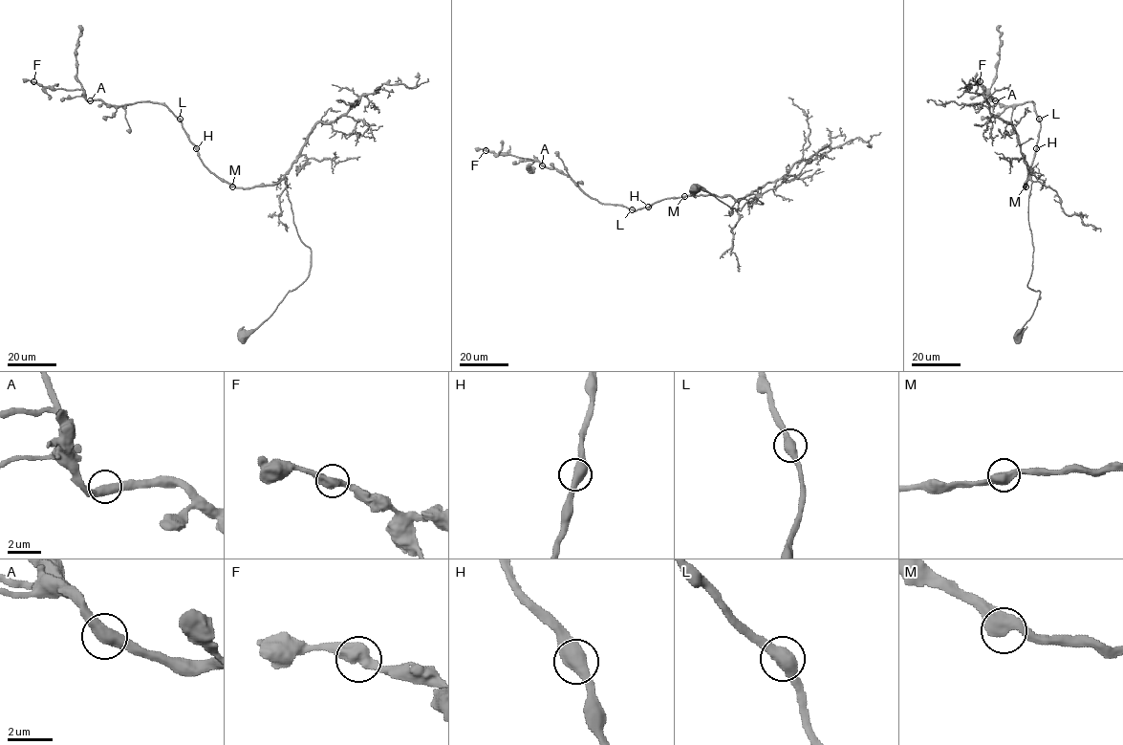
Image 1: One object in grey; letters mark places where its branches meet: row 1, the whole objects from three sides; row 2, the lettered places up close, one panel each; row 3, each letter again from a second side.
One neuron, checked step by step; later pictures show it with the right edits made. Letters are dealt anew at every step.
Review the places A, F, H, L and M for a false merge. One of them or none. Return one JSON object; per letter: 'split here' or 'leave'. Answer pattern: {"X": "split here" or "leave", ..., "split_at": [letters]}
{"A": "leave", "F": "leave", "H": "leave", "L": "leave", "M": "leave", "split_at": []}

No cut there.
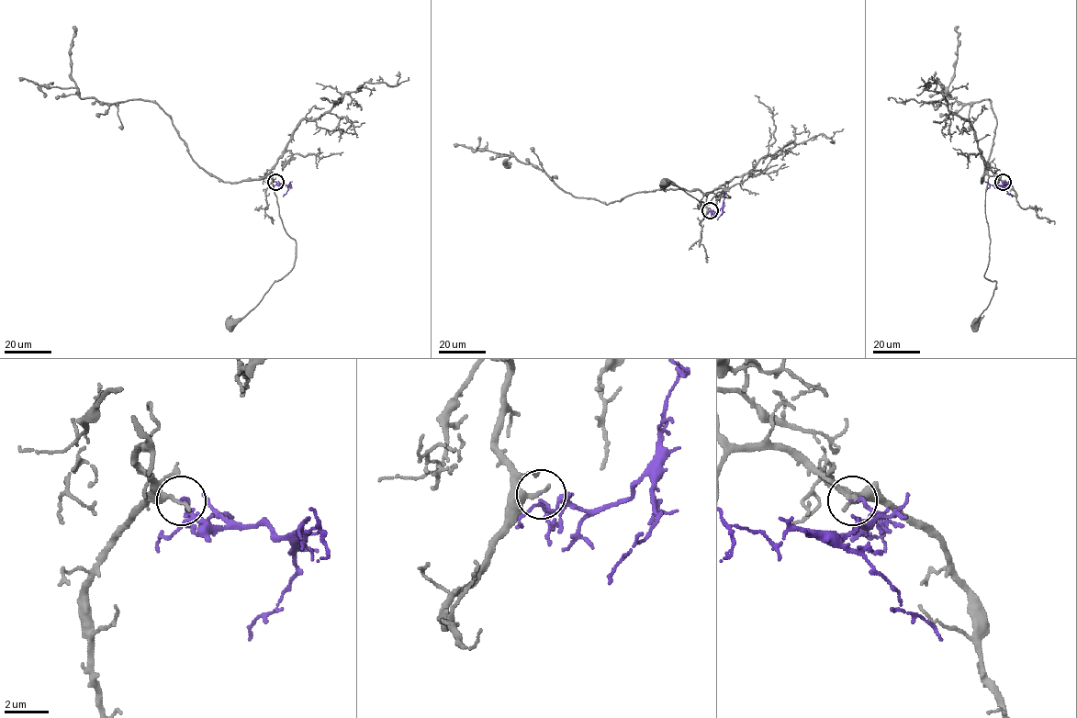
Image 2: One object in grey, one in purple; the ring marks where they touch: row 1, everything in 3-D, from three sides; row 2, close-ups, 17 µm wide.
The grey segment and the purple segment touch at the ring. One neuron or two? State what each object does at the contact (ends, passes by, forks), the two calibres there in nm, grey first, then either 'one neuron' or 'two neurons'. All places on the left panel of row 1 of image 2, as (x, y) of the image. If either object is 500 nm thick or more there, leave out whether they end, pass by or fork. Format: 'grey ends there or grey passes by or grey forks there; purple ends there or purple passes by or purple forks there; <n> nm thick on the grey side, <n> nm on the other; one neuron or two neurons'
grey ends there; purple ends there; 300 nm thick on the grey side, 110 nm on the other; one neuron

